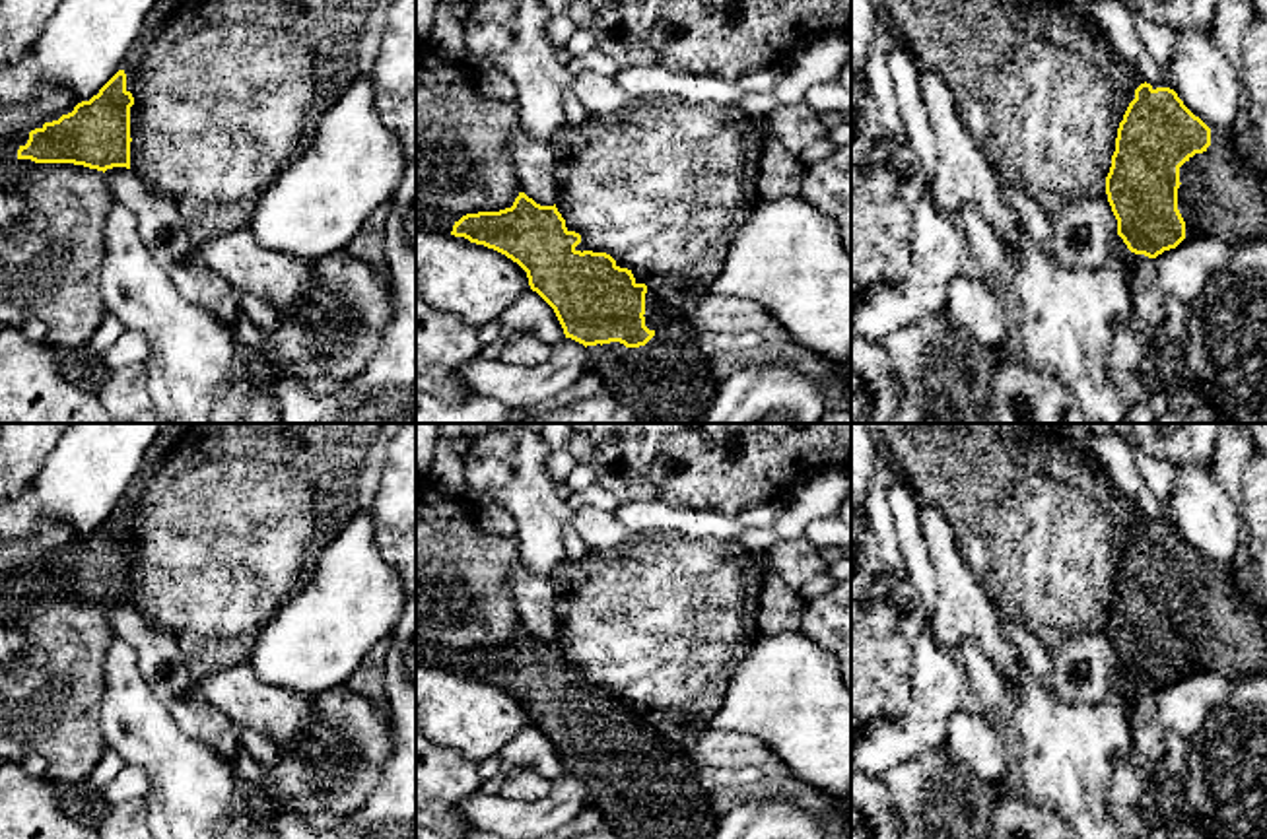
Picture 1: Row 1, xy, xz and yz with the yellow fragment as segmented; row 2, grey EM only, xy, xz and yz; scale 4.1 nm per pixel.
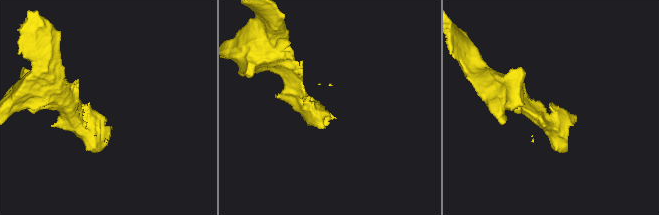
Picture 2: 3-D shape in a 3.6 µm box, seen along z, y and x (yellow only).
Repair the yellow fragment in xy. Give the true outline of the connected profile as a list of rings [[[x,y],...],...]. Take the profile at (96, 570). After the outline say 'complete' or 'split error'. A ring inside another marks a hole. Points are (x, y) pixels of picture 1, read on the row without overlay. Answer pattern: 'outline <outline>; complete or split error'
outline [[[119,505],[89,536],[58,555],[0,575],[0,598],[74,598],[97,606],[130,604],[130,542],[126,509]]]; split error

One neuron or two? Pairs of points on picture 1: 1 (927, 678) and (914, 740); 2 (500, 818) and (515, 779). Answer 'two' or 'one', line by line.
1: one
2: two

